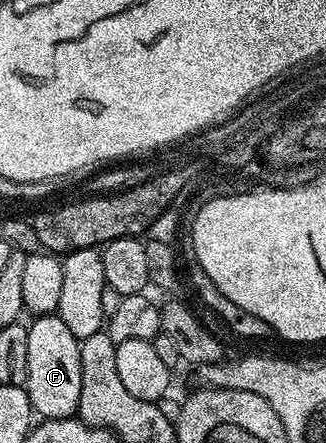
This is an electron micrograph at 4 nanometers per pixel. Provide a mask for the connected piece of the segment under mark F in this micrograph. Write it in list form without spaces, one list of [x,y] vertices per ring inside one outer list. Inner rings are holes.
[[[58,313],[40,315],[30,320],[29,373],[26,388],[31,410],[43,419],[70,419],[79,410],[81,401],[81,349],[80,340],[69,333],[65,321]]]

